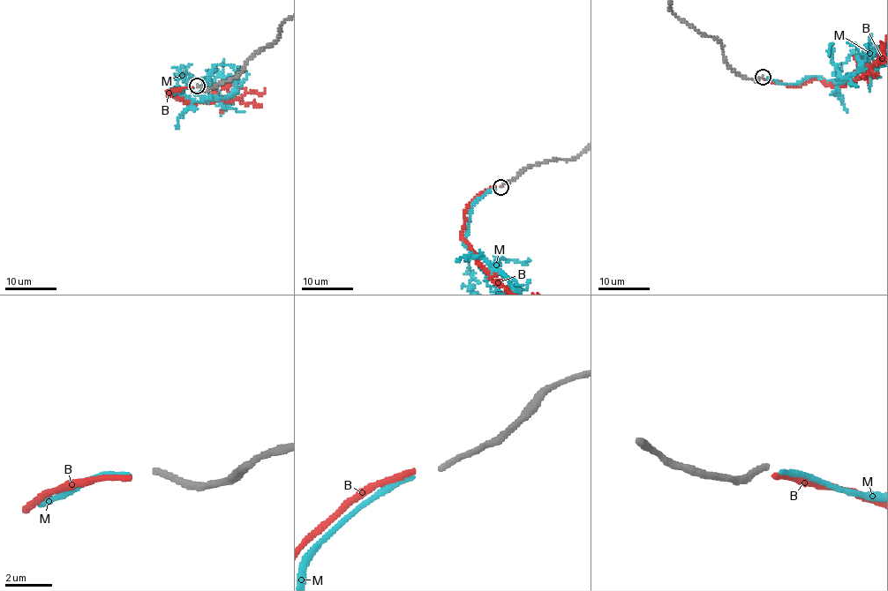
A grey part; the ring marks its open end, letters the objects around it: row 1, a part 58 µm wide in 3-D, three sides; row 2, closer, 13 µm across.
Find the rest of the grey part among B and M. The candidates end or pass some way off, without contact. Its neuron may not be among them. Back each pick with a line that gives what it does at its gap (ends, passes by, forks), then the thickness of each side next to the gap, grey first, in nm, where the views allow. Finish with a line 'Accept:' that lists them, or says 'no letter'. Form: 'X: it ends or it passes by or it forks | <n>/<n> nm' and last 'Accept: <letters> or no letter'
Accept: no letter

